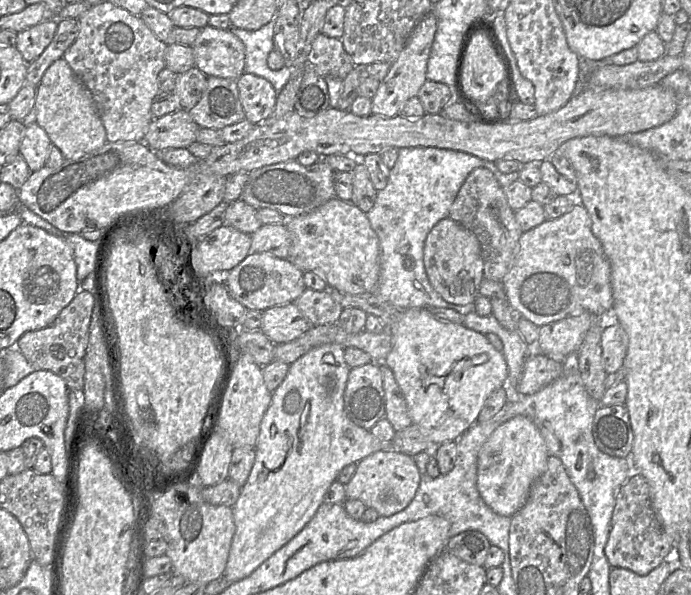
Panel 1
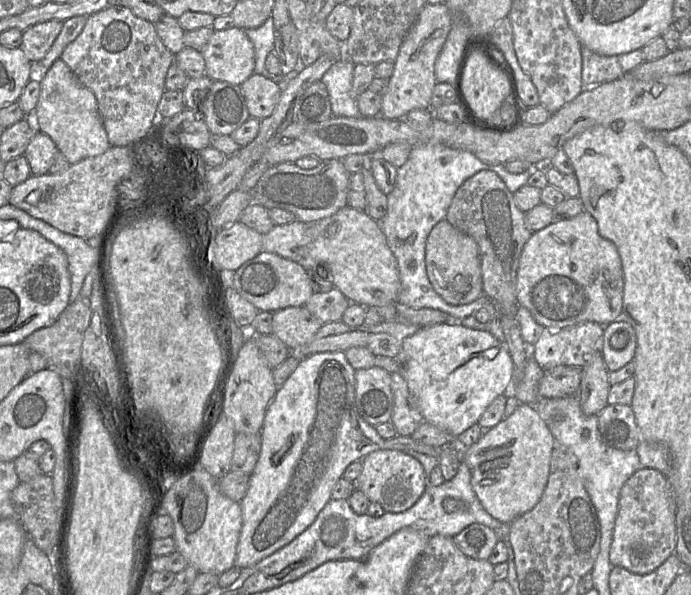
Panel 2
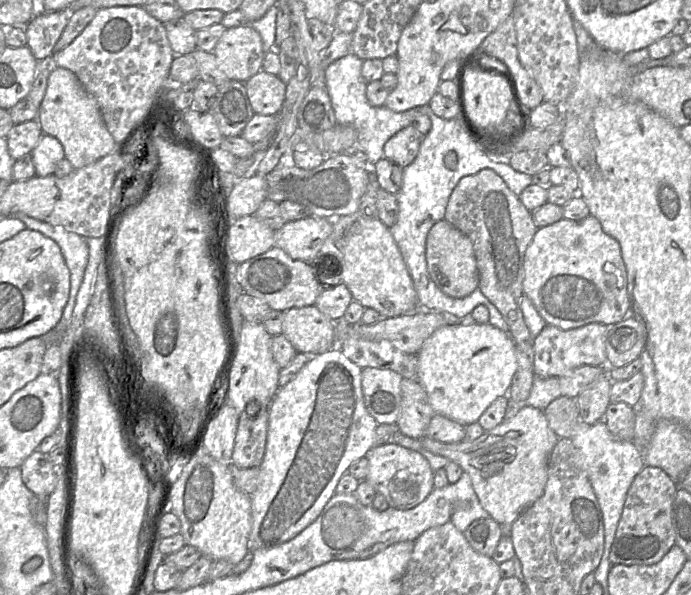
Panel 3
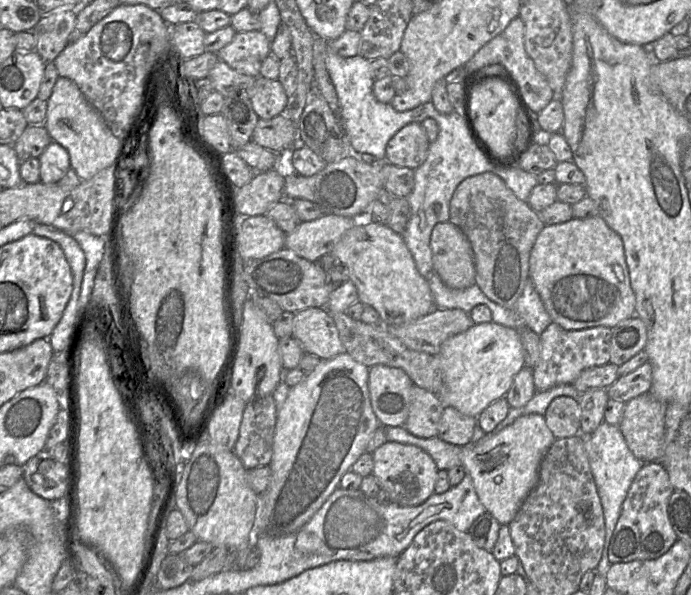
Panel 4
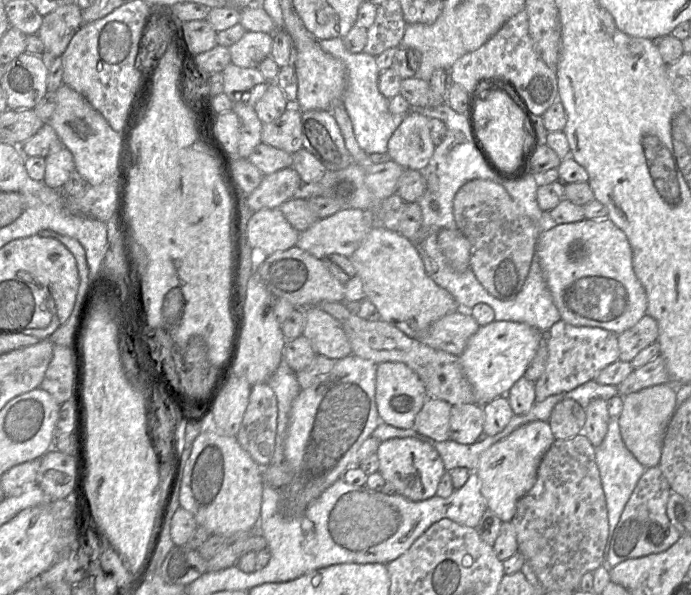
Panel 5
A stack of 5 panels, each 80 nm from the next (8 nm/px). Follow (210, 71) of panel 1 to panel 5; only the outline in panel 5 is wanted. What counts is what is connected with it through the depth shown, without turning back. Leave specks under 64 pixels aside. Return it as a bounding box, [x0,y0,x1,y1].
[228,31,272,68]

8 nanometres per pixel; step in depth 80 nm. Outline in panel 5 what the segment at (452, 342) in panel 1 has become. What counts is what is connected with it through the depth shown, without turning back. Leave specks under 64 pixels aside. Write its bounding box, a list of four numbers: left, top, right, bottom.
[459,320,543,406]

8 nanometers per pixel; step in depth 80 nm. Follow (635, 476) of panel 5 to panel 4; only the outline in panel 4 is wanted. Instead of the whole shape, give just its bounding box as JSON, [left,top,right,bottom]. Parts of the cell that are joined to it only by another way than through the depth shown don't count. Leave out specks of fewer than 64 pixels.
[583,421,642,577]

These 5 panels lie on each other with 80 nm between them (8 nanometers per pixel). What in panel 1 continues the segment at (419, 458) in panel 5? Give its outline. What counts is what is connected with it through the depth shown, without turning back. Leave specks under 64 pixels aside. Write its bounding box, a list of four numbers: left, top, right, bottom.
[345,449,421,517]

